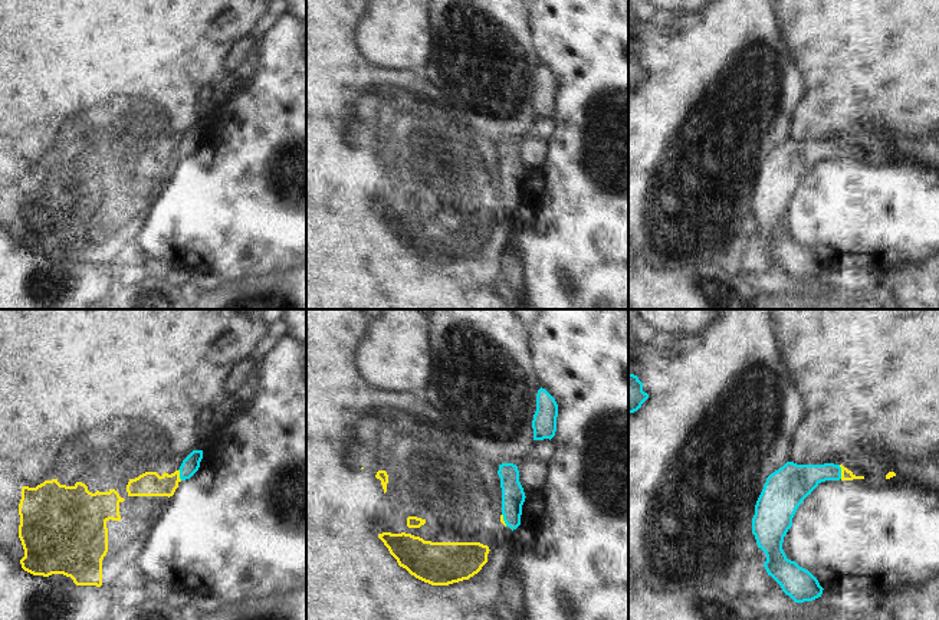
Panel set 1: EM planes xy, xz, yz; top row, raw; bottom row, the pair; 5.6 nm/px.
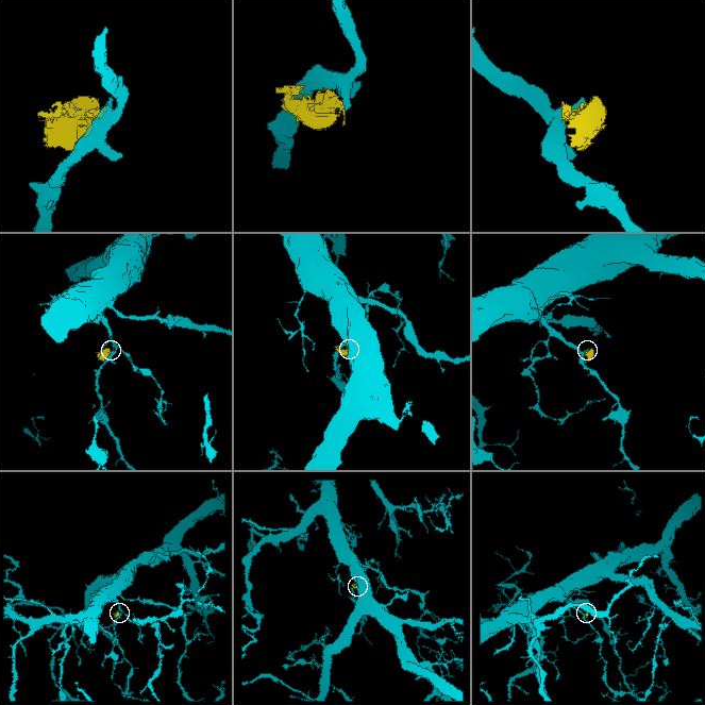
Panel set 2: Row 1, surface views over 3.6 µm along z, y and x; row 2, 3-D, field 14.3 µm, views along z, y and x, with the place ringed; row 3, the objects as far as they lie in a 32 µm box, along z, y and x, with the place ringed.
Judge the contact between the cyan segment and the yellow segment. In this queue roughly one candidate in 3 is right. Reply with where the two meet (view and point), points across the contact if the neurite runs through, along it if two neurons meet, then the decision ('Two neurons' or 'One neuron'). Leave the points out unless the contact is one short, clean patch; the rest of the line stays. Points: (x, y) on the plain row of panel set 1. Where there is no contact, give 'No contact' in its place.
Touches cyan at yz (840, 150). Boundary: yz (839, 143), (841, 156). Two neurons.

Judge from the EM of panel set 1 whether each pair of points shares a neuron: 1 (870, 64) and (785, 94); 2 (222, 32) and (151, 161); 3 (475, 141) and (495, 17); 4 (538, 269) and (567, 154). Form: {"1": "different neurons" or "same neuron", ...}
{"1": "different neurons", "2": "same neuron", "3": "different neurons", "4": "same neuron"}

